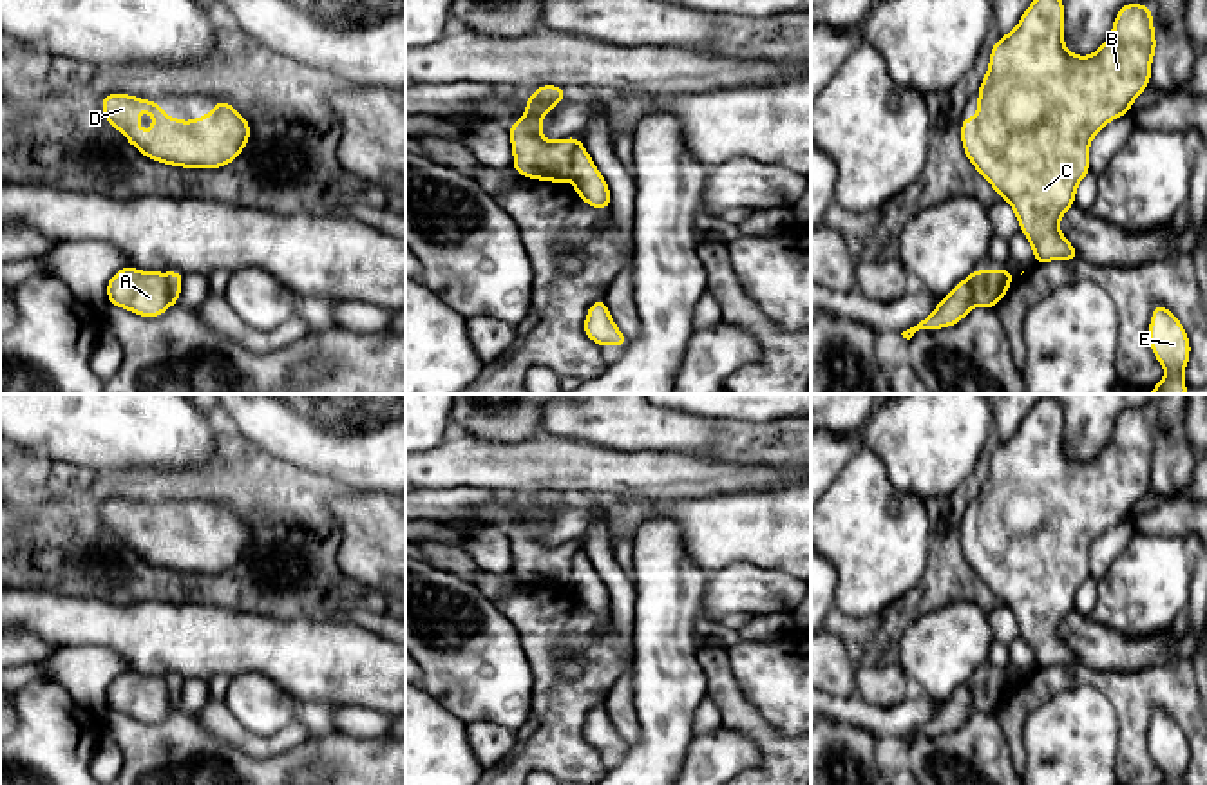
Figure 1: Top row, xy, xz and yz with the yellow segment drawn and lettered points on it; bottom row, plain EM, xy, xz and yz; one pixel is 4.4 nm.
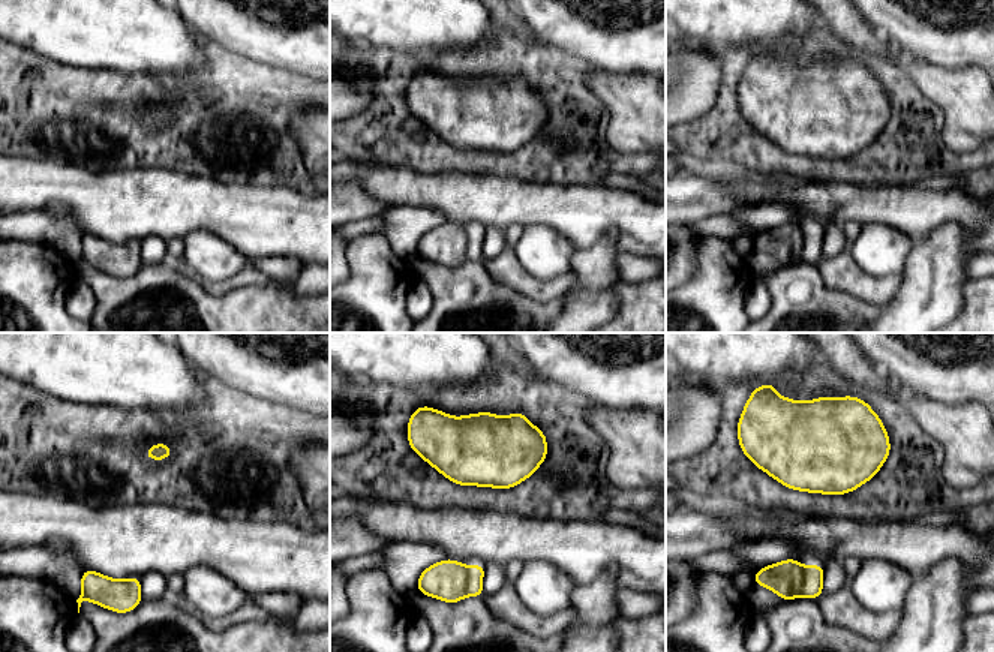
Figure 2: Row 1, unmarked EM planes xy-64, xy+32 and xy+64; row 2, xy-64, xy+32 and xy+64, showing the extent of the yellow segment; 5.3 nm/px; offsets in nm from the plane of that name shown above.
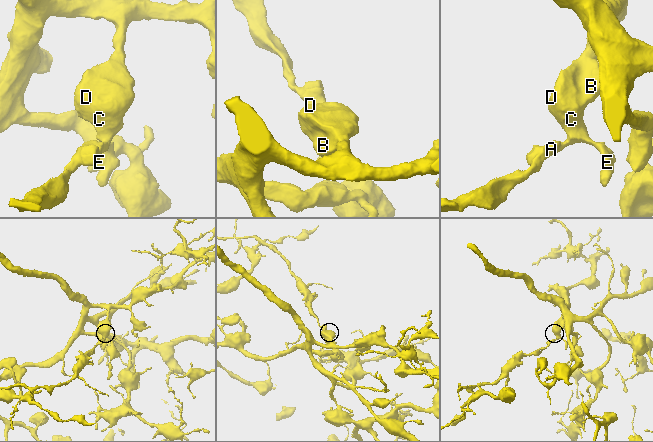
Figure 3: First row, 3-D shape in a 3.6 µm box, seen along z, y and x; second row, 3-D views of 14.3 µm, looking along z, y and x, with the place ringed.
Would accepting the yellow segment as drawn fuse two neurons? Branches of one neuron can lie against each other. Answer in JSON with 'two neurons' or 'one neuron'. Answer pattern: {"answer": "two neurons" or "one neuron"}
{"answer": "two neurons"}

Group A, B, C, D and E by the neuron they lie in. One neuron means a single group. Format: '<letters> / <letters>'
A / B C D E

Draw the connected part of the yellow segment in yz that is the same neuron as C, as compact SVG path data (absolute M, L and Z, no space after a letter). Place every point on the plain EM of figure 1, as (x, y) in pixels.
M1050 394L1028 411L1015 434L997 445L988 478L977 496L977 521L961 525L963 557L975 575L1015 617L1021 637L1033 653L1035 669L1075 666L1075 651L1059 628L1075 611L1075 595L1089 579L1089 548L1113 525L1129 519L1133 506L1151 488L1151 465L1156 456L1149 411L1126 409L1118 414L1111 441L1091 459L1077 461L1064 452L1064 407Z

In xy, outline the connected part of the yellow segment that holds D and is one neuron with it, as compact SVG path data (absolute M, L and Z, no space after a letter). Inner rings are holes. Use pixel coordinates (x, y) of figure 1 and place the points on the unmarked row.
M110 497L101 505L105 525L147 564L183 573L221 573L235 566L246 552L248 525L228 506L217 505L212 517L190 528L166 523L152 505ZM139 515L154 523L148 537L139 535Z

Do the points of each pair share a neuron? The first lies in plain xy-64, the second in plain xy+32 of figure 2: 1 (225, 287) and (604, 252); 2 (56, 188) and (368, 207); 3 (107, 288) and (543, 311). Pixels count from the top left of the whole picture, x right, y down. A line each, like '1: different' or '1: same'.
1: different
2: different
3: same

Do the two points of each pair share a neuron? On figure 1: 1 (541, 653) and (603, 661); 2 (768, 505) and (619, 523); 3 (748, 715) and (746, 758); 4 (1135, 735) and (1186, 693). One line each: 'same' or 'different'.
1: same
2: same
3: different
4: same

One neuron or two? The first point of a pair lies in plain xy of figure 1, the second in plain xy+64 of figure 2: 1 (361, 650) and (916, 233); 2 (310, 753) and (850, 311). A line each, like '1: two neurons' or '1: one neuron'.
1: one neuron
2: one neuron

